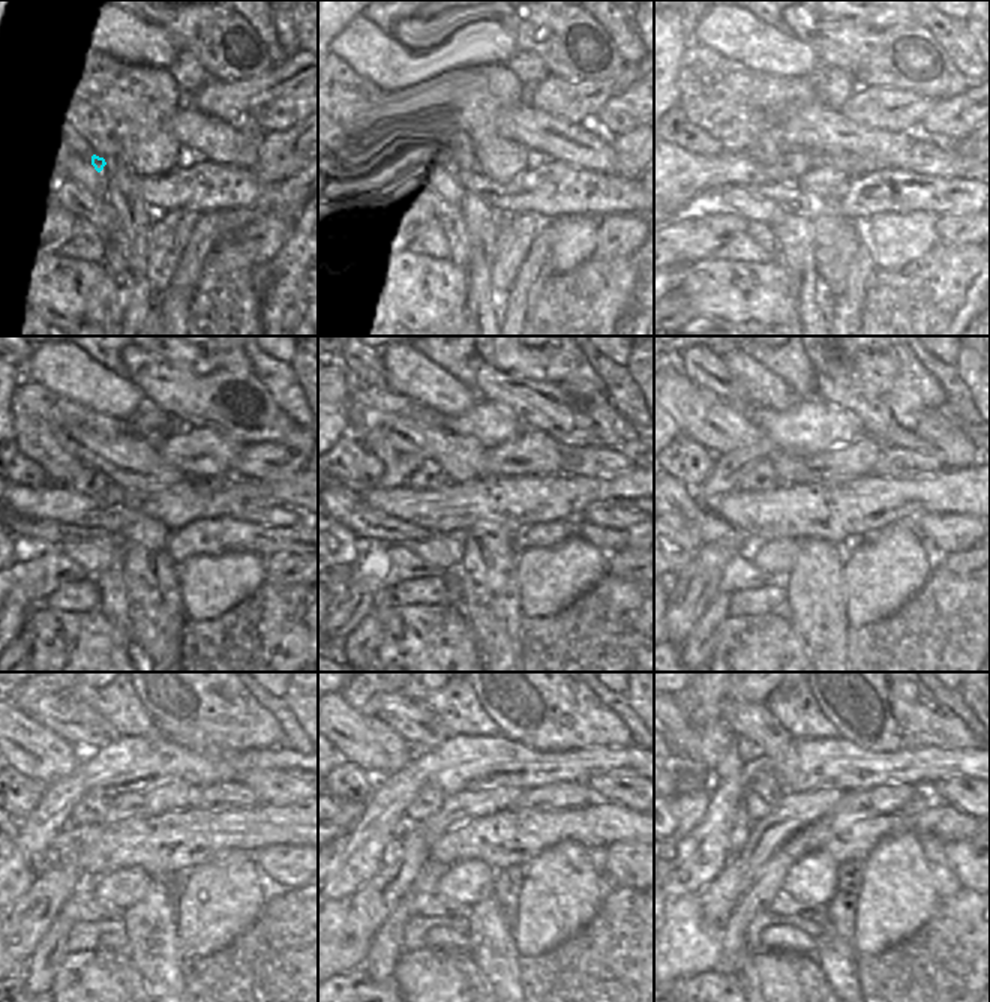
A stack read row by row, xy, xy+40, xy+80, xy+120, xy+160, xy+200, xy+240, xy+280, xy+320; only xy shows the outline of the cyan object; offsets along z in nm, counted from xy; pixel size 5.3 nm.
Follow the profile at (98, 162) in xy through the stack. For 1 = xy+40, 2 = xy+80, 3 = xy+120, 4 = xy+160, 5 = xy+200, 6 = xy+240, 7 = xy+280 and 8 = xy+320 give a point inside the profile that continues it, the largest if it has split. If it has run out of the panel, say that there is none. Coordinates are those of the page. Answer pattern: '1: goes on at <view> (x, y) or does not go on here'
1: goes on at xy+40 (434, 158)
2: goes on at xy+80 (764, 149)
3: goes on at xy+120 (92, 482)
4: goes on at xy+160 (429, 476)
5: goes on at xy+200 (762, 476)
6: goes on at xy+240 (92, 809)
7: goes on at xy+280 (429, 798)
8: goes on at xy+320 (764, 792)

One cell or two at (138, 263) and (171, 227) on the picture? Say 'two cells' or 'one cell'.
two cells

